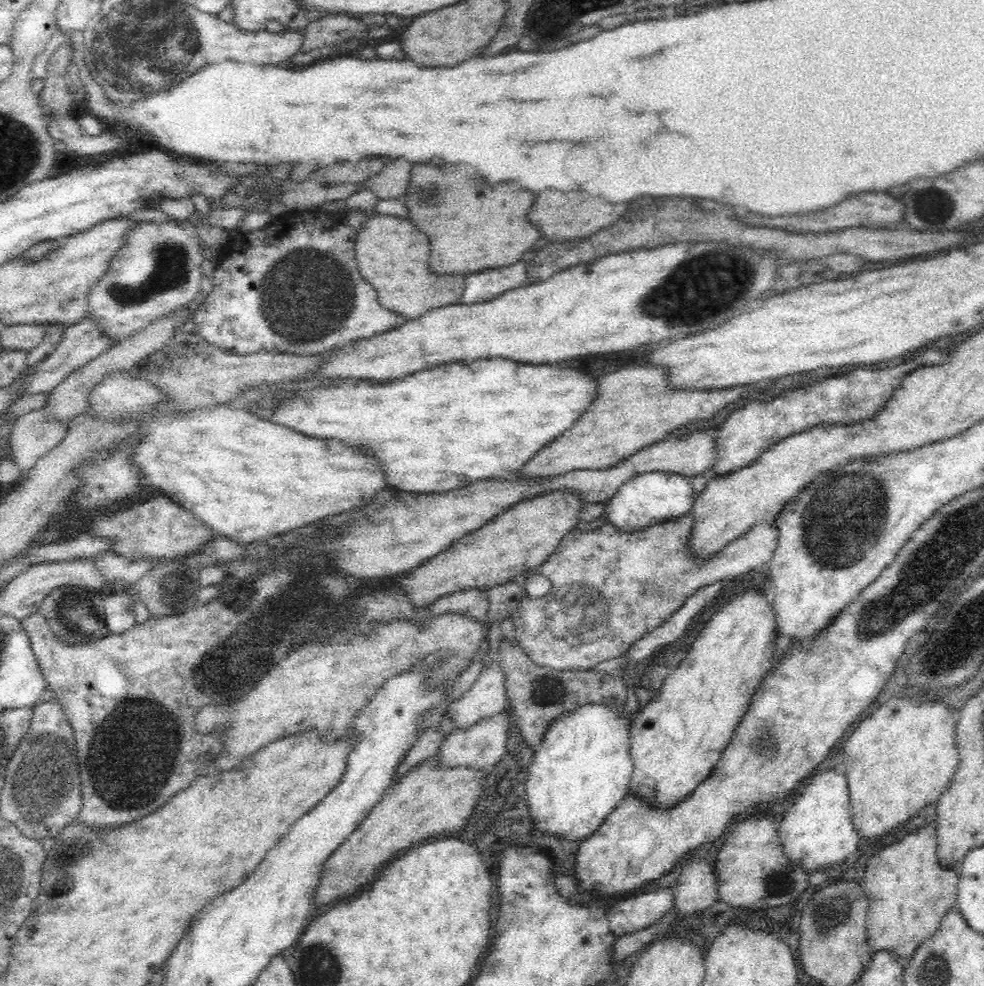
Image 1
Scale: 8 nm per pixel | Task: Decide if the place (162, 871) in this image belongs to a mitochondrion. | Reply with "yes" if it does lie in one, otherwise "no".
no

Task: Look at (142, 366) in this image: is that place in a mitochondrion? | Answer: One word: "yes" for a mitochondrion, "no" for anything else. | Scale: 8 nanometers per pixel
no

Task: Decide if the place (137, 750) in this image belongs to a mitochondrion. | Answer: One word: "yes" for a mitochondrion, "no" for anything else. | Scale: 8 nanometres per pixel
yes

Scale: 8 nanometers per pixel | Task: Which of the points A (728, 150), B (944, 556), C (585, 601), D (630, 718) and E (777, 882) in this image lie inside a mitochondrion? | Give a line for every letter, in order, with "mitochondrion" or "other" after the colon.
A: mitochondrion
B: mitochondrion
C: mitochondrion
D: other
E: mitochondrion

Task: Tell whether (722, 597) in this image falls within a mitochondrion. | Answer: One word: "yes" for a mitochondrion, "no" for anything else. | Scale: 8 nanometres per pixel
no

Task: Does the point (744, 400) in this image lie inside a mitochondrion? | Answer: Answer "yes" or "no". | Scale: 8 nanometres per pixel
no

